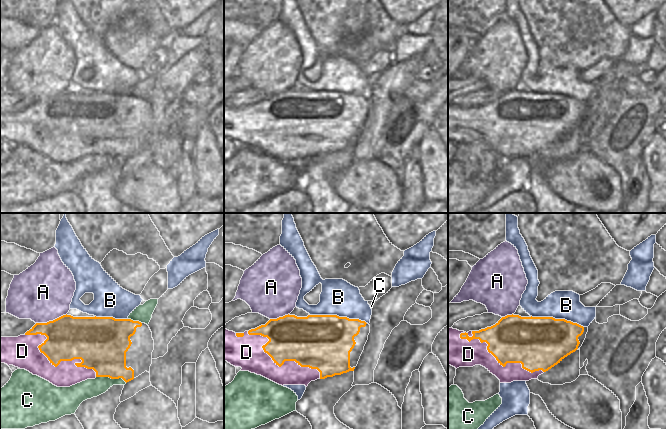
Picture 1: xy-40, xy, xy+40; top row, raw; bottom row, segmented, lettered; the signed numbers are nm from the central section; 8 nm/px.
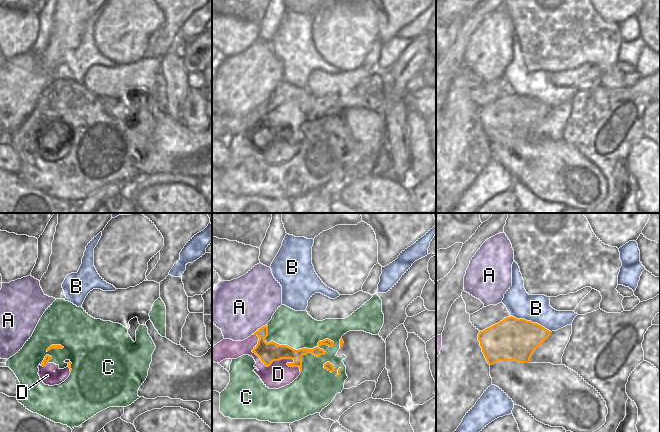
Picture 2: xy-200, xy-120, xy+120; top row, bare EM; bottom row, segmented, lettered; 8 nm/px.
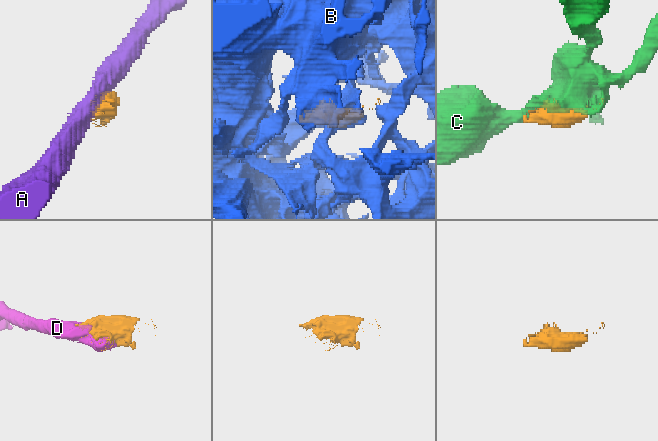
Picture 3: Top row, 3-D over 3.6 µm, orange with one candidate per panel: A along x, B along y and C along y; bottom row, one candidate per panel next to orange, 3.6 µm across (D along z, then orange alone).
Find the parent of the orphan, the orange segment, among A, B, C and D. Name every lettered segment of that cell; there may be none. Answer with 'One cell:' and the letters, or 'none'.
One cell: D

